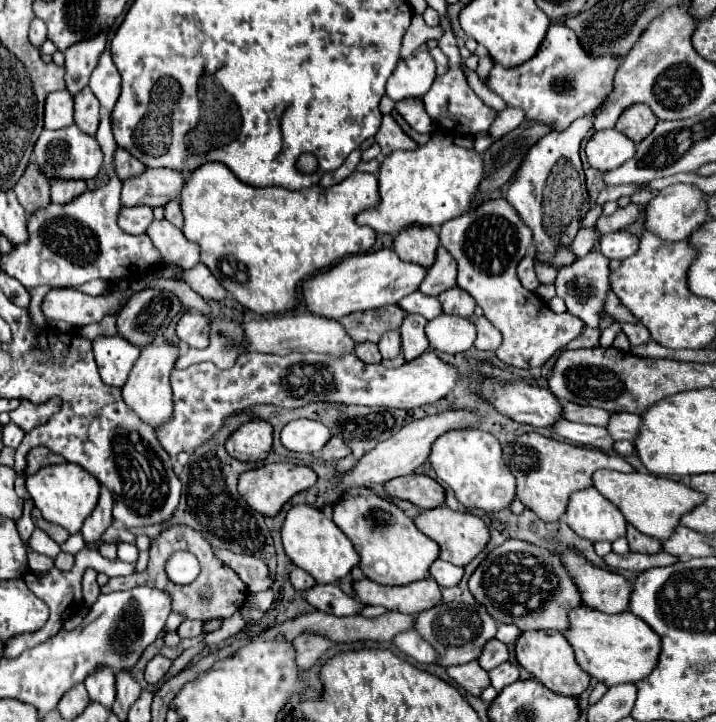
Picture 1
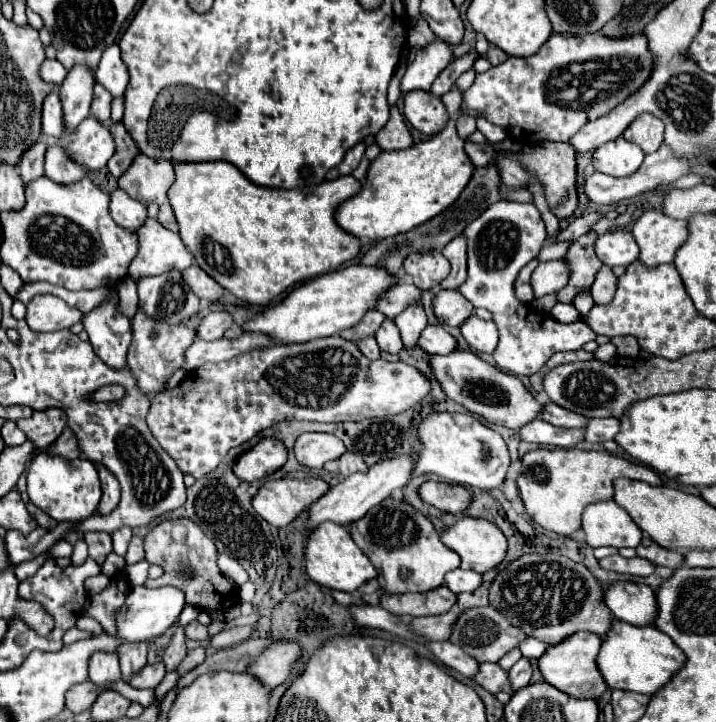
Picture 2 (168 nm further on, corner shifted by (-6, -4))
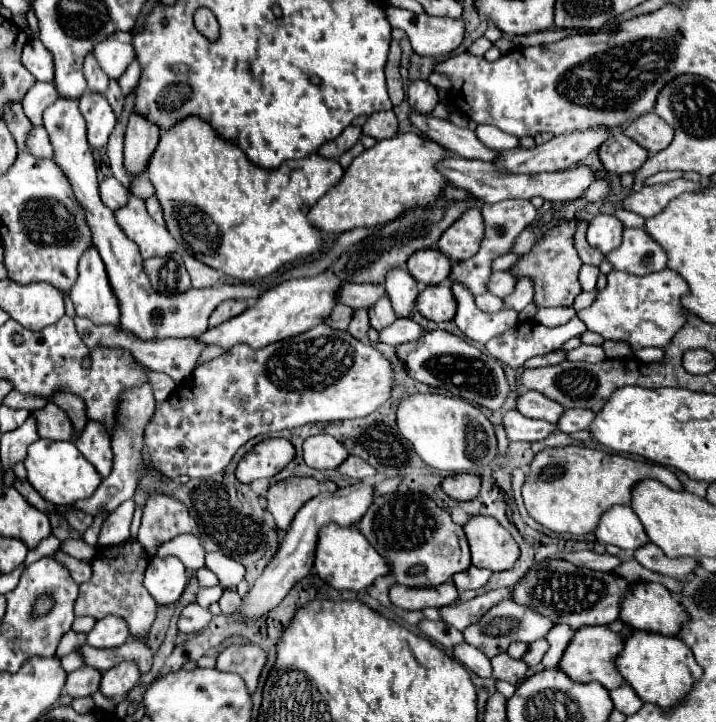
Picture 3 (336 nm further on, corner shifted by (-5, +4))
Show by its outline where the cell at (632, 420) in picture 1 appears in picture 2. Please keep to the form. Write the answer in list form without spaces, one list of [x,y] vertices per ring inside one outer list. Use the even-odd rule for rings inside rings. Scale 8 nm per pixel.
[[[589,418],[583,432],[587,442],[613,440],[617,434],[617,418]]]

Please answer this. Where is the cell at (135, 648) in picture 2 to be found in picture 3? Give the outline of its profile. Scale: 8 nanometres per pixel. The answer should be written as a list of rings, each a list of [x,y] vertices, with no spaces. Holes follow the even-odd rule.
[[[128,540],[112,548],[102,548],[98,556],[92,560],[92,570],[94,570],[92,580],[86,584],[80,584],[80,596],[76,600],[74,614],[92,616],[96,620],[106,618],[108,614],[118,616],[128,624],[132,640],[136,642],[144,640],[144,636],[150,632],[150,626],[156,618],[156,608],[158,608],[154,598],[142,586],[148,558],[150,556],[146,554],[146,550],[140,546],[138,540]]]

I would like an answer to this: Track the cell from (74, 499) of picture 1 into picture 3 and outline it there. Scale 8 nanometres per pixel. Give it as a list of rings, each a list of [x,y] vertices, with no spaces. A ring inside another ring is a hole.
[[[42,438],[36,440],[28,450],[28,458],[24,460],[24,466],[28,470],[28,482],[32,484],[32,488],[54,506],[66,506],[66,504],[74,504],[76,500],[90,498],[102,482],[96,468],[80,454],[80,450],[70,440],[64,442],[42,440]]]

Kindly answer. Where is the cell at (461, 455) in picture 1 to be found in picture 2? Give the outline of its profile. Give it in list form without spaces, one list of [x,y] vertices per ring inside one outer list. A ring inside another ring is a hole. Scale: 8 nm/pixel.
[[[433,412],[417,426],[417,436],[421,442],[421,452],[413,476],[437,474],[451,484],[479,486],[483,490],[499,488],[503,484],[509,468],[507,444],[501,434],[481,424],[471,414]]]

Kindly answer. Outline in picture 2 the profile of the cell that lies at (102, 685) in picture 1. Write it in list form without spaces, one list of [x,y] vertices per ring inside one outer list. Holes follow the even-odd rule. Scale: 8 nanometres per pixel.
[[[95,652],[89,658],[89,678],[99,686],[107,688],[109,682],[121,678],[117,652]]]

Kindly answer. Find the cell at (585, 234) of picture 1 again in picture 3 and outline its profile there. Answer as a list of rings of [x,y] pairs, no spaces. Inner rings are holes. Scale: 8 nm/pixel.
[[[520,278],[516,290],[508,298],[504,298],[504,308],[520,312],[530,302],[532,302],[532,278]]]

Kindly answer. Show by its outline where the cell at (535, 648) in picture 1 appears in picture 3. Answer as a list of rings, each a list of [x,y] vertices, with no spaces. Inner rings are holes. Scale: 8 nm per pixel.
[[[622,620],[604,624],[604,626],[578,628],[572,636],[572,642],[568,644],[568,650],[564,650],[564,654],[558,662],[558,670],[562,670],[574,682],[600,682],[606,690],[614,690],[616,686],[620,686],[624,682],[624,678],[614,668],[614,658],[618,656],[622,644],[624,644],[624,638],[628,636],[630,630],[632,628],[628,628]]]

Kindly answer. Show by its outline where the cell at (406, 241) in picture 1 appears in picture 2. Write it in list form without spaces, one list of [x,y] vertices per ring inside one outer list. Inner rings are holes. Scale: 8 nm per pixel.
[[[441,252],[413,254],[405,260],[405,272],[419,290],[431,290],[449,276],[449,262]]]

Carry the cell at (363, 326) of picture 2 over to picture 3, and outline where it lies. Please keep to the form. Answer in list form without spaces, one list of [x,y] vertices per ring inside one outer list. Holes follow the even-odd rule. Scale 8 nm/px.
[[[338,304],[338,306],[332,310],[332,314],[330,314],[330,318],[326,320],[326,324],[332,326],[332,328],[336,328],[336,330],[346,330],[346,328],[348,328],[348,322],[352,320],[352,314],[354,314],[354,308],[344,306],[344,304]]]

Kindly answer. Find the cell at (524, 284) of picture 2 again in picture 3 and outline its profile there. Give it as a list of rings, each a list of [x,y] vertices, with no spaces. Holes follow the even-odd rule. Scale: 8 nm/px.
[[[500,270],[500,272],[494,272],[492,274],[492,280],[490,280],[490,292],[496,294],[496,296],[502,296],[506,298],[508,294],[512,294],[512,290],[516,288],[516,282],[518,278],[512,274],[512,270]]]

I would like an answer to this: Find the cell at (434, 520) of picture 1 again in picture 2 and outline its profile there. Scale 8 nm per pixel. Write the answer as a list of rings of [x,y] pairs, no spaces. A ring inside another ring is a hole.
[[[461,516],[453,526],[449,526],[441,540],[445,546],[461,556],[461,568],[485,574],[505,560],[507,538],[489,520]]]

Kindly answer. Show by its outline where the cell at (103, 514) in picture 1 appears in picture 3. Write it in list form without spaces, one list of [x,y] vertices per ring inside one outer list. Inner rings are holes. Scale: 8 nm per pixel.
[[[88,422],[76,442],[76,448],[84,454],[84,458],[88,458],[88,462],[100,472],[102,478],[108,478],[112,472],[112,448],[110,436],[100,424]]]

